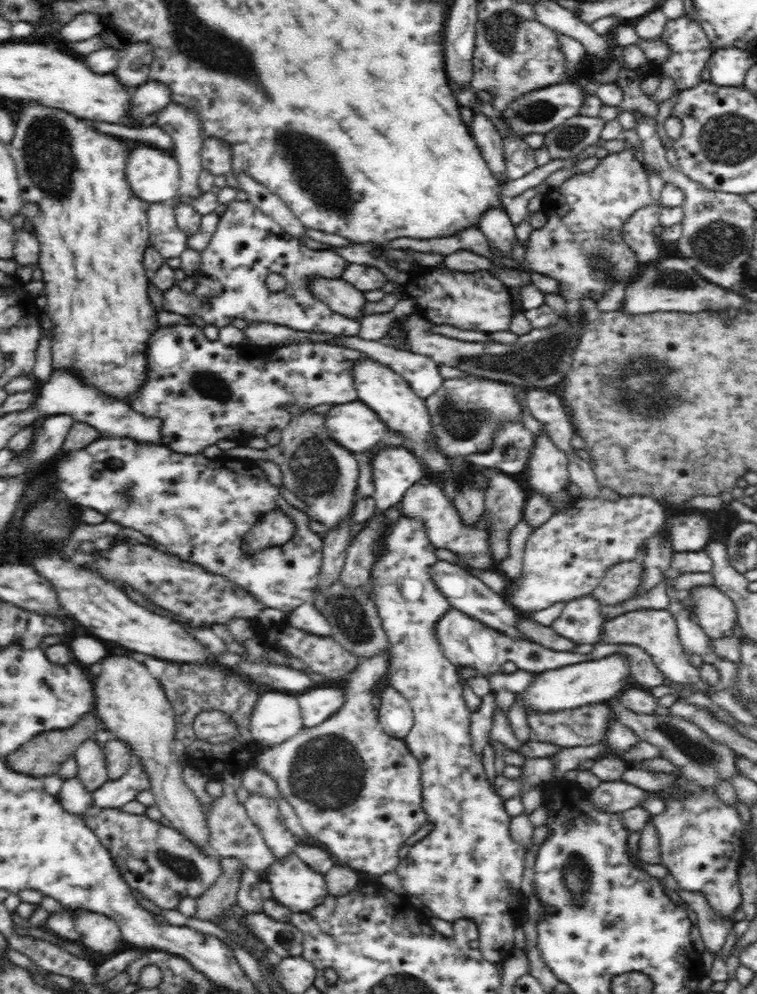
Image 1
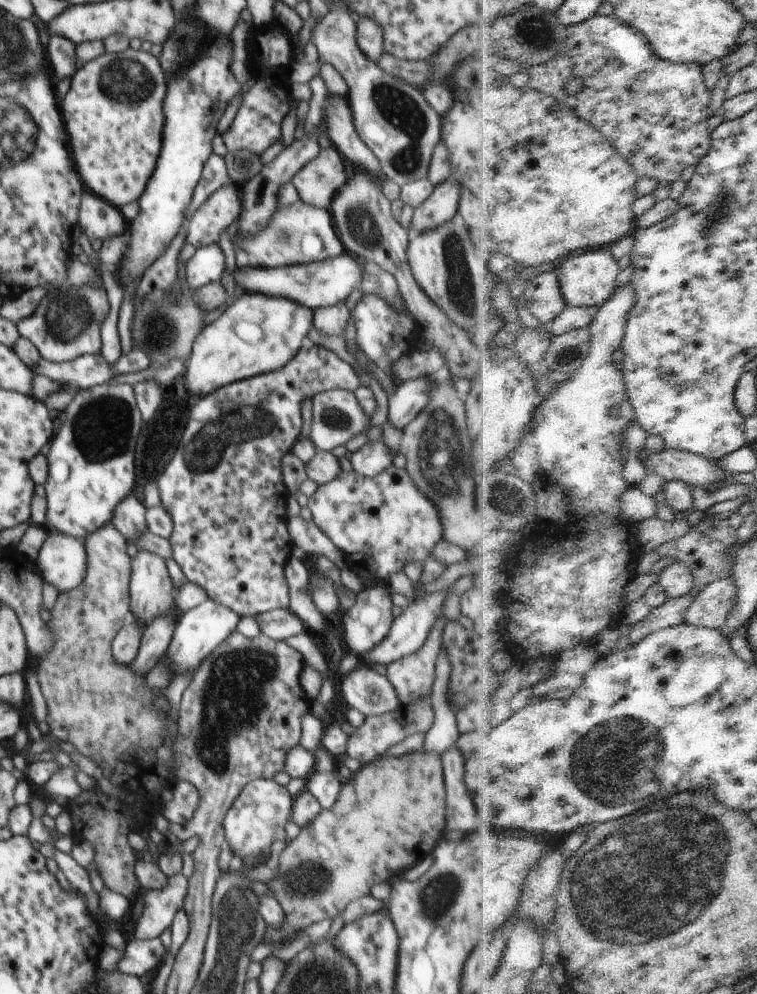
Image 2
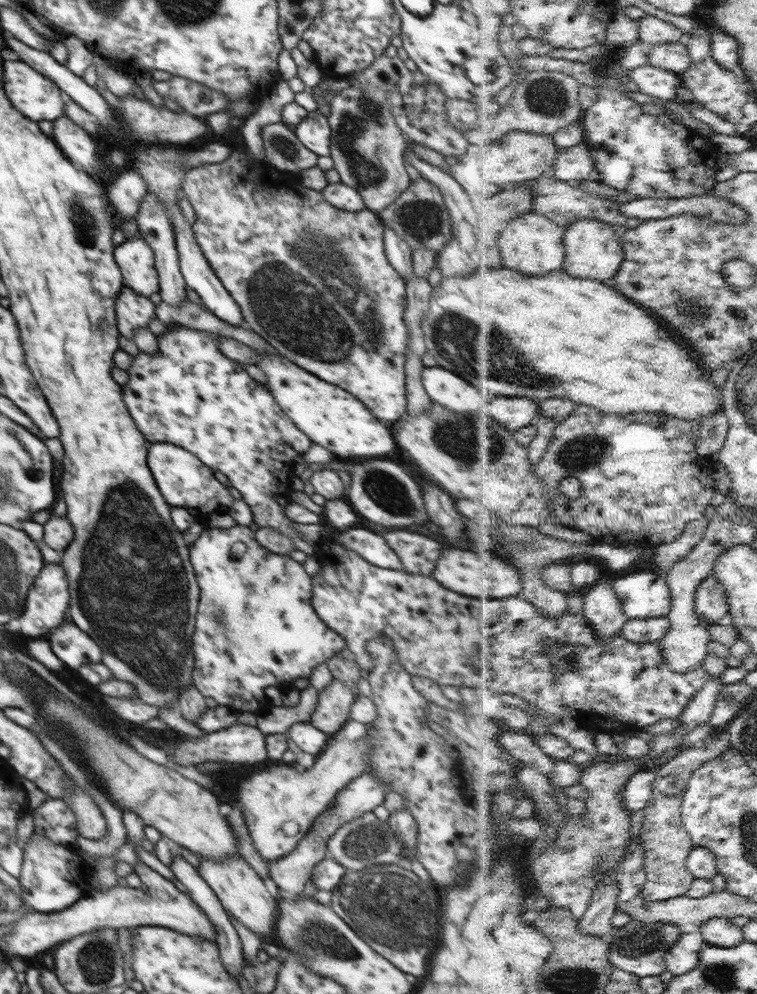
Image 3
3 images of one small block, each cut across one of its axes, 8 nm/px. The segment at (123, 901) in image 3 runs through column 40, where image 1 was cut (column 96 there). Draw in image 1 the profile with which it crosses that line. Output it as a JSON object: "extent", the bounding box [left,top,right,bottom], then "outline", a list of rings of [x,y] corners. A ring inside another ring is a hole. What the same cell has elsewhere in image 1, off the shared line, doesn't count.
{"extent":[73,910,126,954],"outline":[[[84,910],[73,919],[76,930],[81,934],[78,943],[83,947],[108,954],[122,950],[126,946],[121,930],[114,919]]]}

